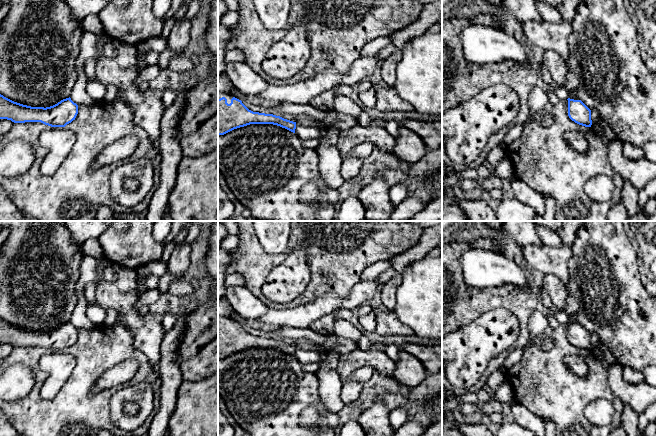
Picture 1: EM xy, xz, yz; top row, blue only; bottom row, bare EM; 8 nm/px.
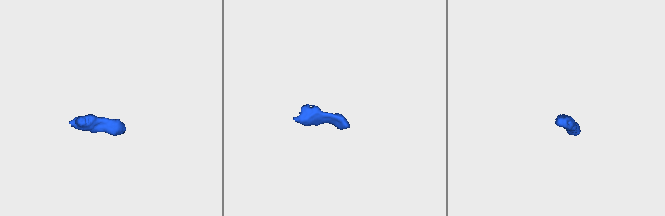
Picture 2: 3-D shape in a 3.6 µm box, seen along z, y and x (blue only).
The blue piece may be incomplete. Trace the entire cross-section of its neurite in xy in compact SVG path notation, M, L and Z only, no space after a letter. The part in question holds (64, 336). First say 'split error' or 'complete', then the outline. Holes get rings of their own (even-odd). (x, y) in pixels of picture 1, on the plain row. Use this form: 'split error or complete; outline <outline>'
complete; outline M0 318L0 343L14 347L41 346L51 351L65 351L77 338L78 329L70 321L44 332L23 329Z

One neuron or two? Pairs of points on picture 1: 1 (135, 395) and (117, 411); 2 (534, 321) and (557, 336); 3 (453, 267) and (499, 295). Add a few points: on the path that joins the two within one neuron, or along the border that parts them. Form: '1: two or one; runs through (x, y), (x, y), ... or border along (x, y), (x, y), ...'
1: one; runs through (129, 395), (118, 405)
2: two; border along (547, 328), (529, 344)
3: one; runs through (456, 281), (469, 294), (485, 295)

